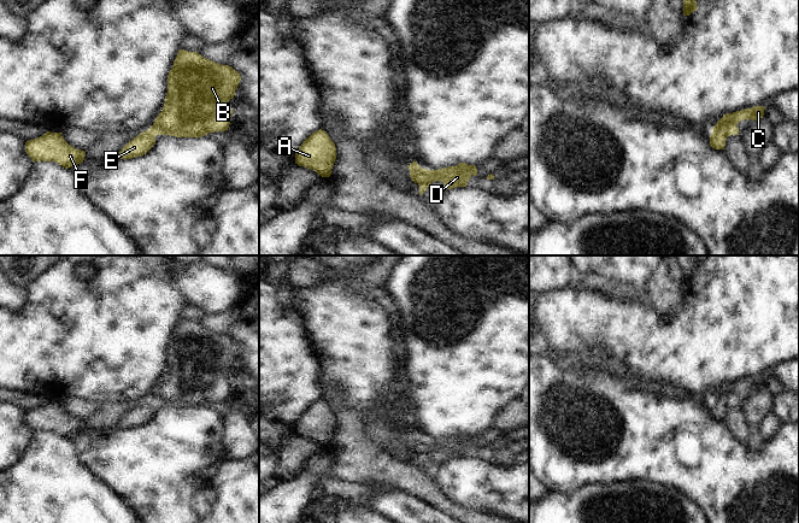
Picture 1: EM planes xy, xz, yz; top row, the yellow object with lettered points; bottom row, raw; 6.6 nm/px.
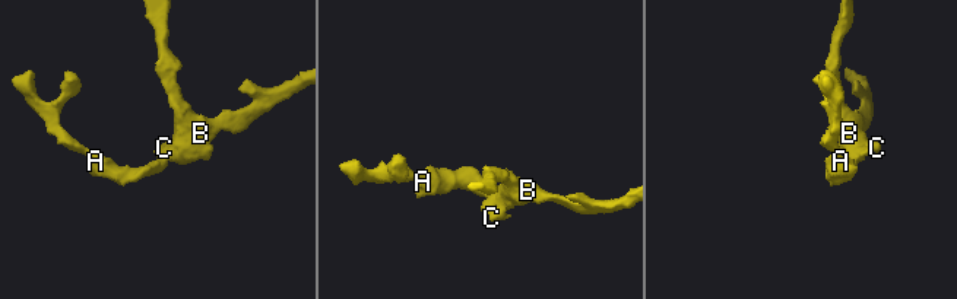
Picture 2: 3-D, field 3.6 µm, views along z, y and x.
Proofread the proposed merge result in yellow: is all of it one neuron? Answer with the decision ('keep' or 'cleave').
keep

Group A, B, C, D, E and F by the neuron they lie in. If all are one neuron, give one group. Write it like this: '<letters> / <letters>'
A B C D E F

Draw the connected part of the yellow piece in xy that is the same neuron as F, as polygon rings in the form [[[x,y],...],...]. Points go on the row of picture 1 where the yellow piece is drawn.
[[[51,131],[27,141],[25,152],[33,161],[55,161],[65,169],[81,164],[86,157],[86,152],[70,146],[61,133]]]

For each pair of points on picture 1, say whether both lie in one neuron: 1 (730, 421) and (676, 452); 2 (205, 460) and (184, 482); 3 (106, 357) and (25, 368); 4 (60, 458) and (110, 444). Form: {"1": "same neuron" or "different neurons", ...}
{"1": "different neurons", "2": "same neuron", "3": "same neuron", "4": "different neurons"}

